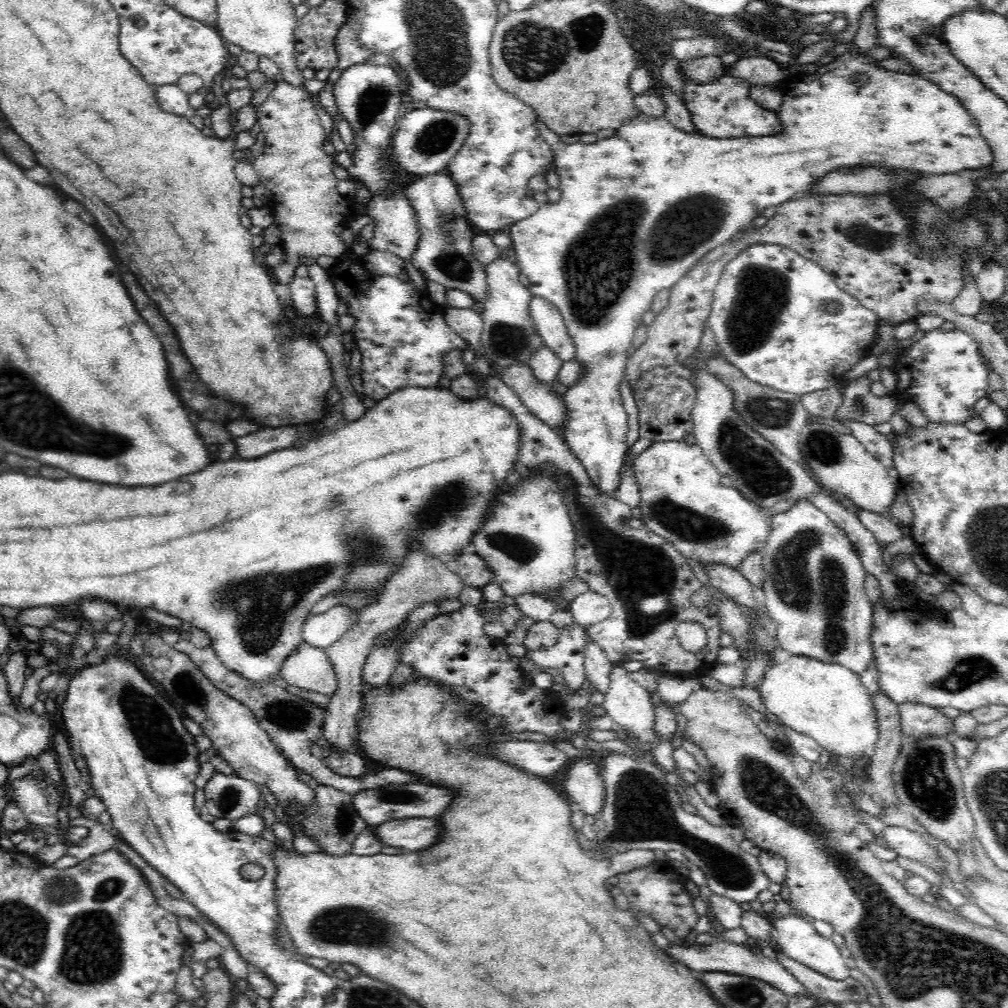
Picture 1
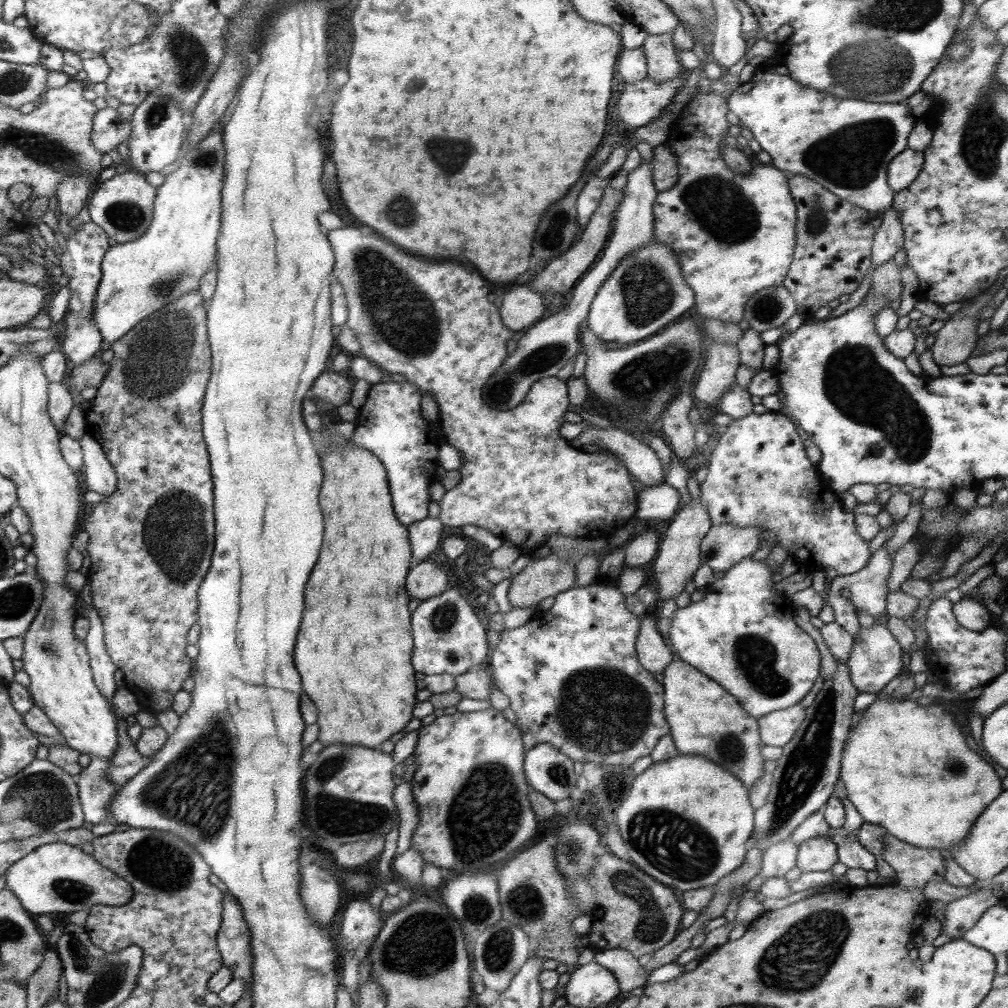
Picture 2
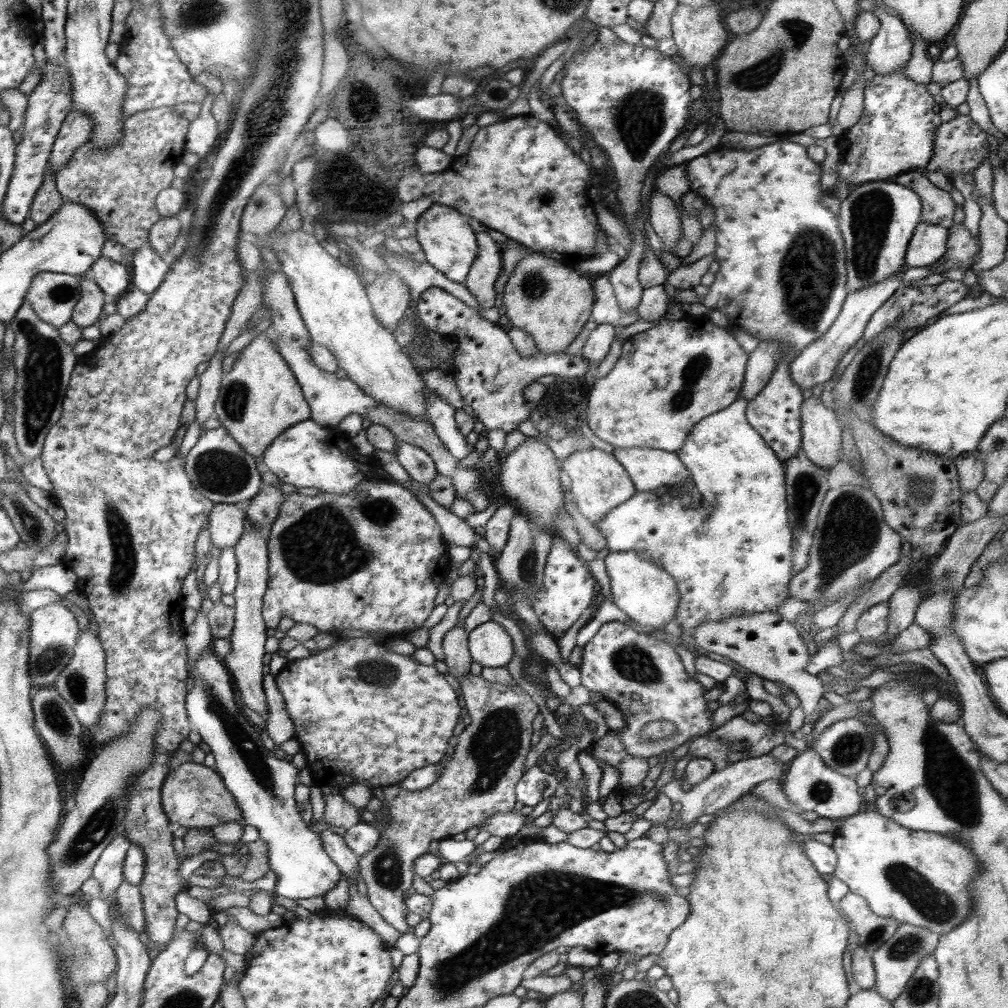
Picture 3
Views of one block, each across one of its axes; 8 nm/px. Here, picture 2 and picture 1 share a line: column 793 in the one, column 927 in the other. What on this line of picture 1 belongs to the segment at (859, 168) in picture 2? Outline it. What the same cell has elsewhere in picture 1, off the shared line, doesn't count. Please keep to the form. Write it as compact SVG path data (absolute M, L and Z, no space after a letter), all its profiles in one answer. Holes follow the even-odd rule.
M844 53L838 55L832 64L822 66L817 74L813 76L798 76L792 81L789 88L783 90L782 106L776 110L778 119L782 124L780 134L770 134L770 136L744 136L740 138L712 138L700 133L684 133L675 128L664 117L648 116L640 113L632 117L630 122L626 122L616 133L604 139L598 139L595 143L586 144L578 141L566 144L560 141L556 133L552 133L540 120L535 125L539 130L539 135L552 149L553 162L551 167L555 169L560 177L559 189L561 197L558 202L545 203L534 214L528 218L515 222L508 230L513 240L516 260L519 264L519 271L525 274L529 280L529 291L532 295L541 296L551 302L561 313L568 333L576 345L576 359L584 367L583 375L576 381L574 386L570 386L563 395L564 405L567 408L567 417L563 422L561 437L576 454L582 467L590 480L600 489L600 492L615 496L618 486L620 486L620 475L625 466L625 458L628 451L627 432L629 431L629 418L623 406L621 396L622 378L629 362L629 351L633 346L633 333L643 322L644 314L650 310L652 299L657 292L670 289L688 270L694 266L702 256L708 254L710 250L728 242L744 230L753 228L754 218L763 214L763 210L768 206L778 206L783 202L796 198L804 192L809 192L811 186L819 179L832 172L834 169L850 168L850 166L880 167L890 168L890 170L918 170L918 173L930 172L930 174L957 173L966 169L980 169L988 166L993 161L993 154L990 145L982 136L976 120L970 114L958 98L953 94L947 93L936 83L925 79L917 73L906 74L901 71L895 72L878 66L878 61L871 57L865 57L865 65L858 64L853 55ZM858 72L866 73L867 82L858 83L853 80L854 74Z

